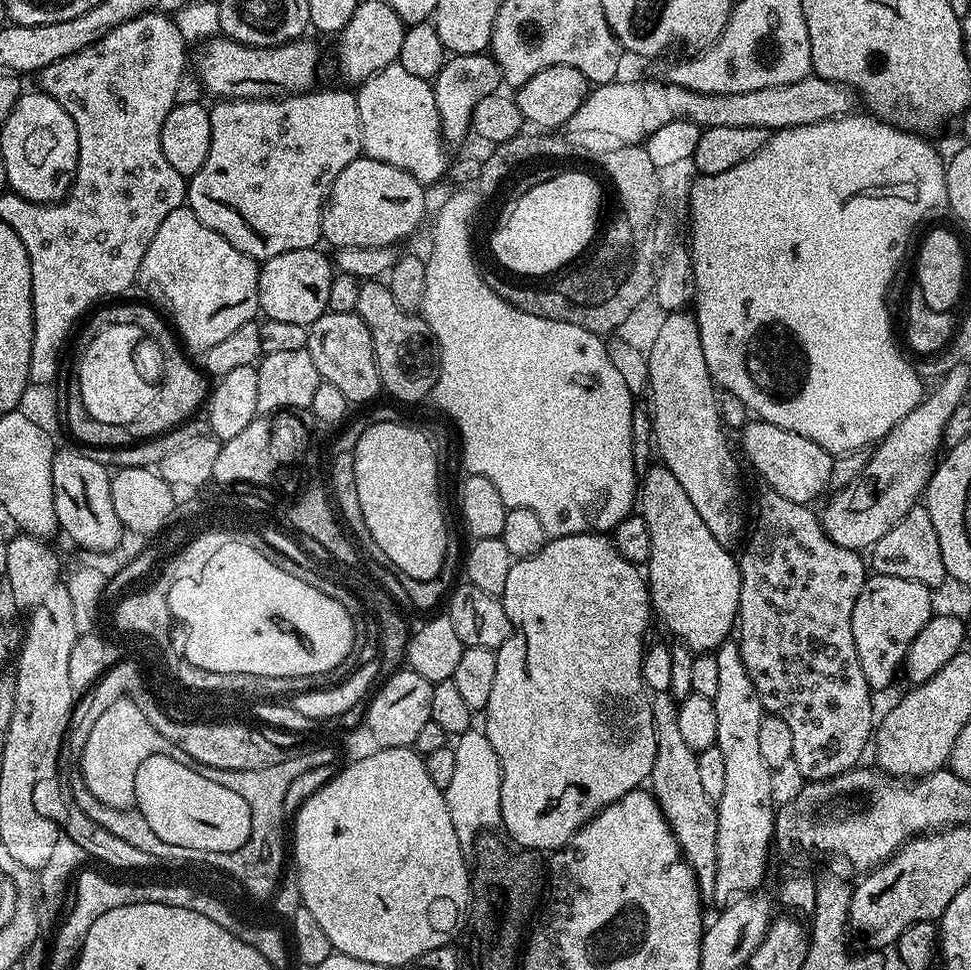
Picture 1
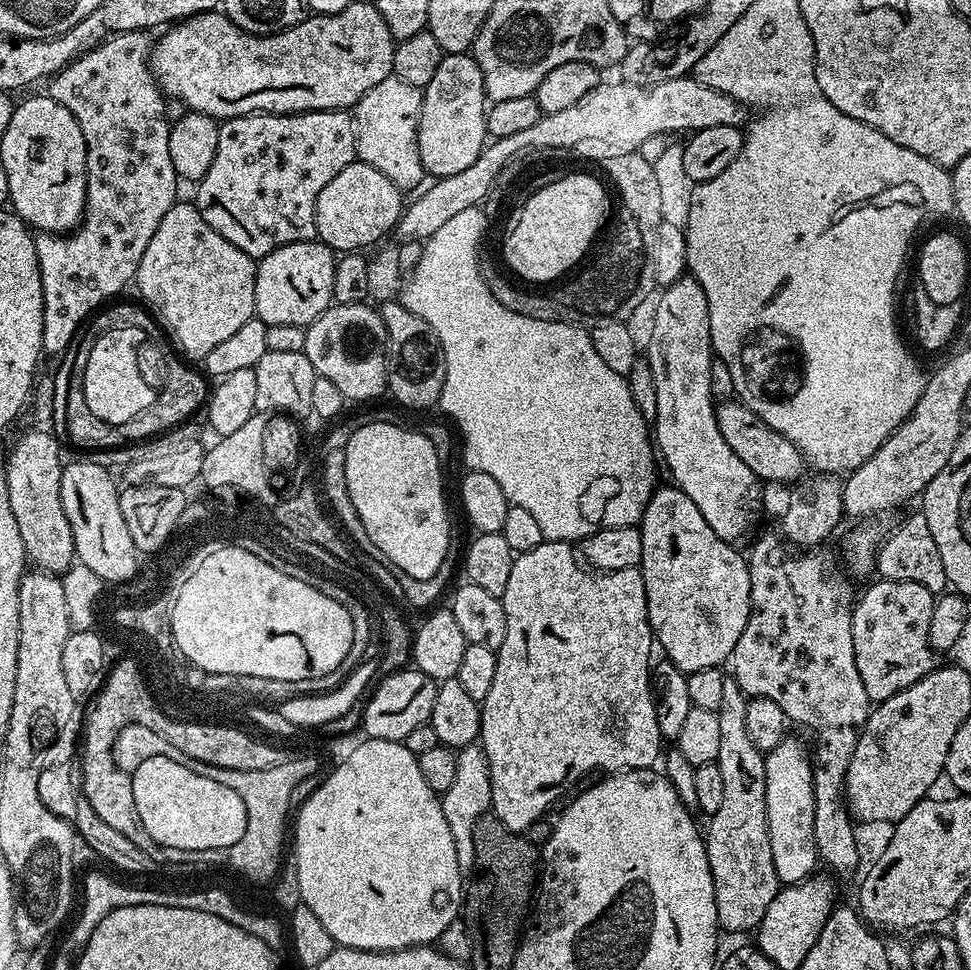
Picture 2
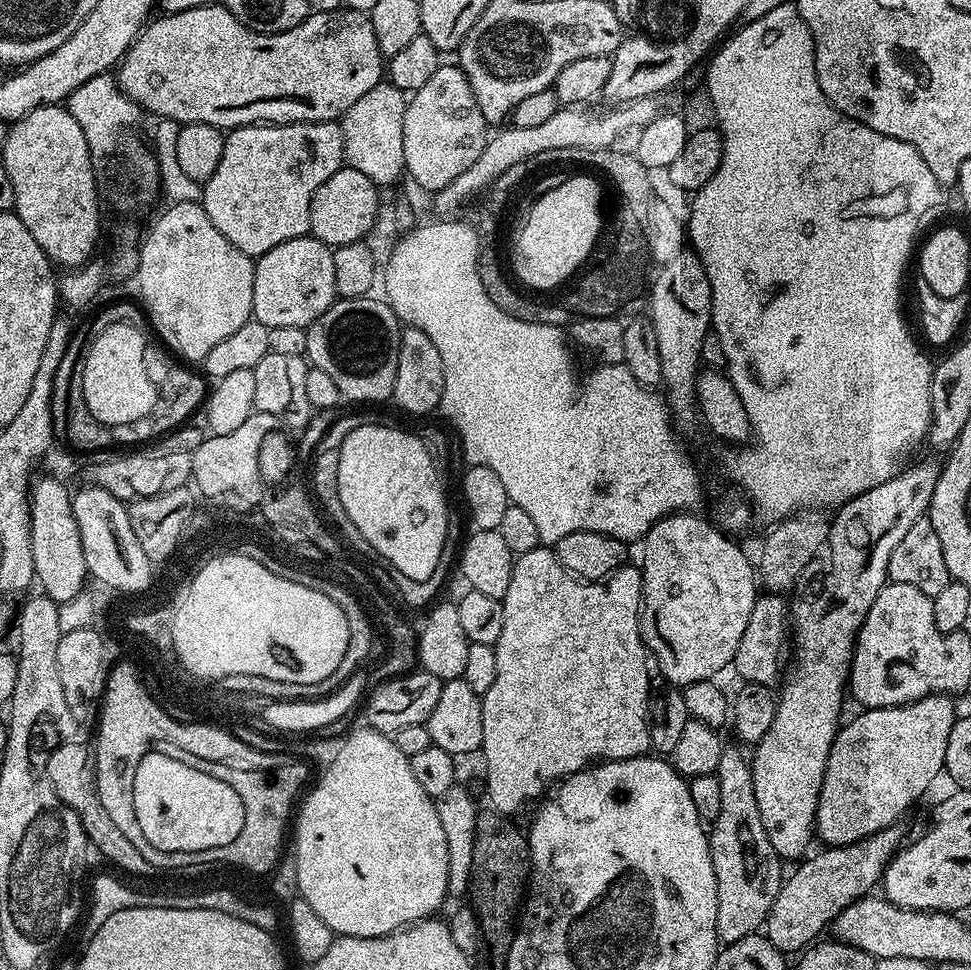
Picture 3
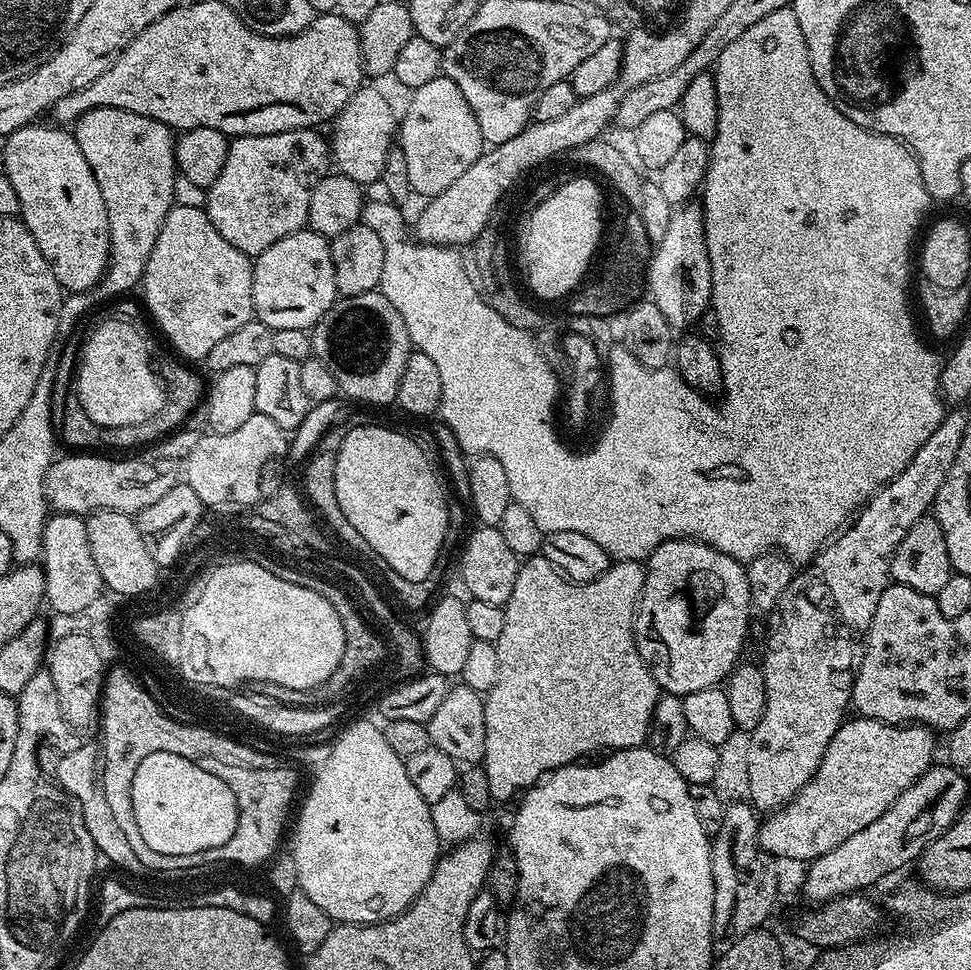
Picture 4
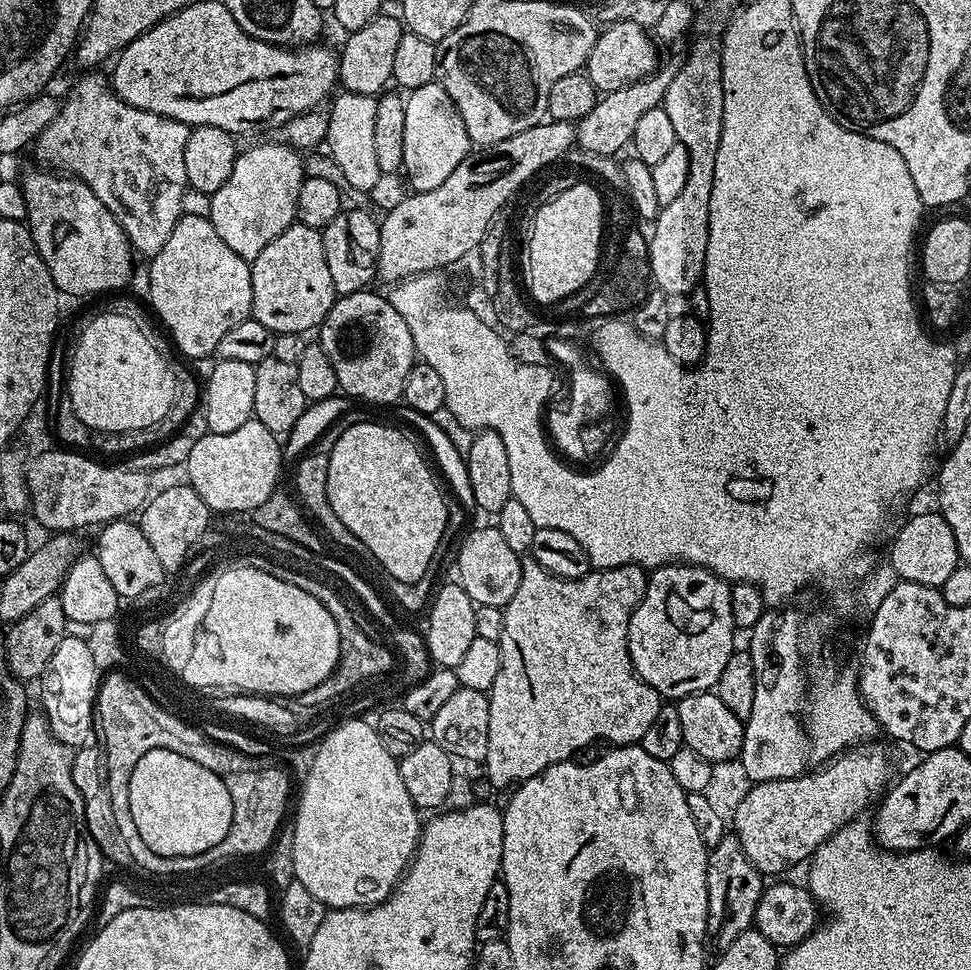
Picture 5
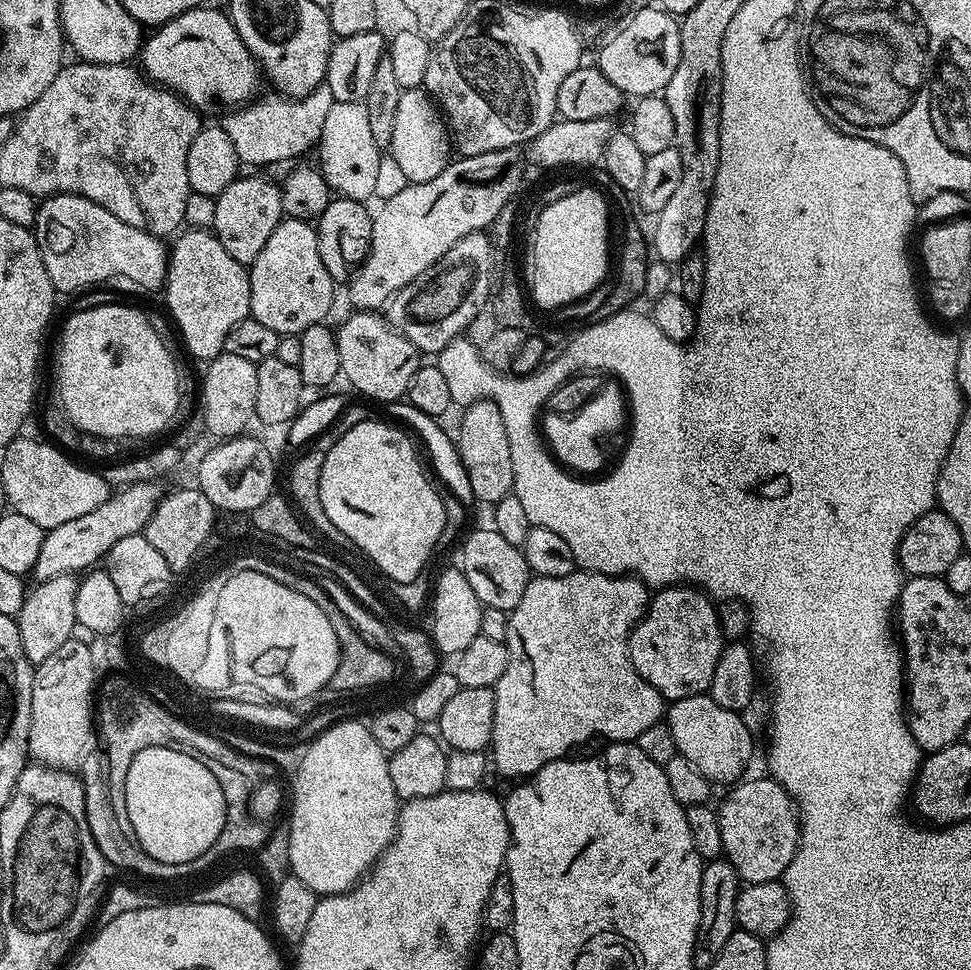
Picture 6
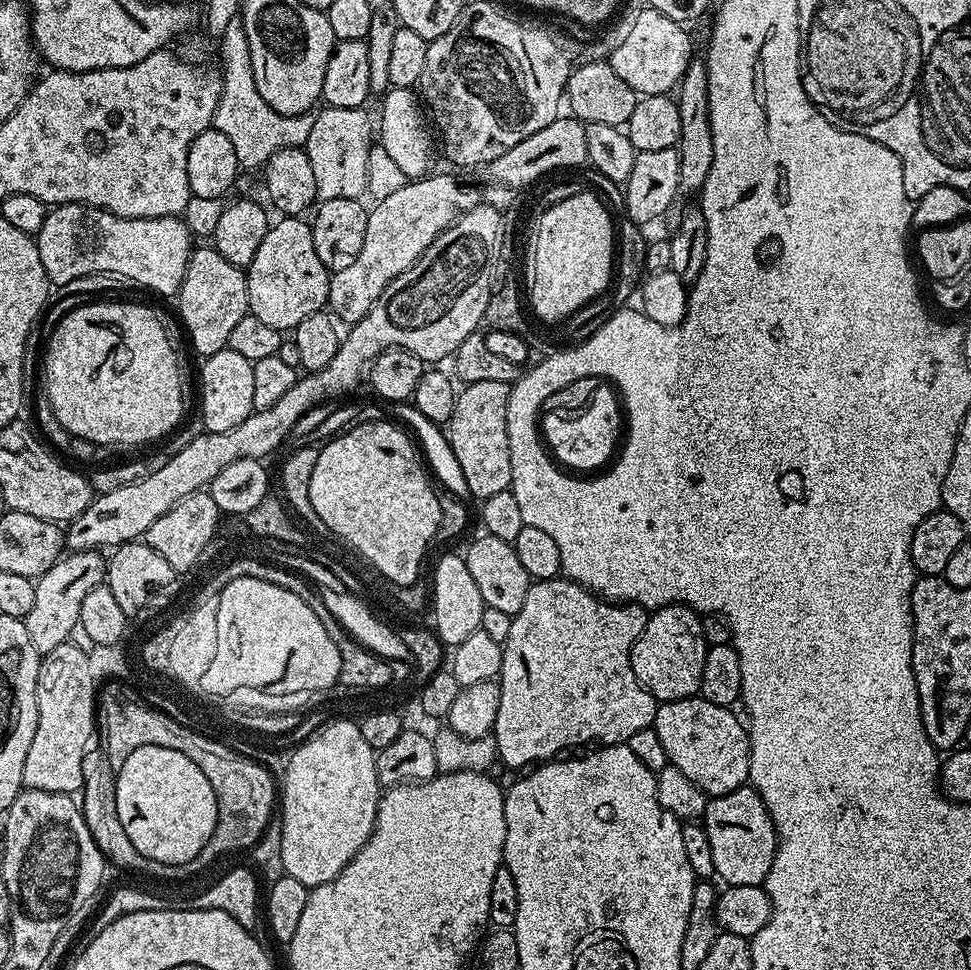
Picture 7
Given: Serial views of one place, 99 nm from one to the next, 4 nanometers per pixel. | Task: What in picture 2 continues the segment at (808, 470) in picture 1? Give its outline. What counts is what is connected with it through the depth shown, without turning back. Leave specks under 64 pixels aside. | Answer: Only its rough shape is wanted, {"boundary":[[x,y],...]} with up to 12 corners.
{"boundary":[[739,402],[715,407],[718,430],[761,482],[806,469],[794,442]]}

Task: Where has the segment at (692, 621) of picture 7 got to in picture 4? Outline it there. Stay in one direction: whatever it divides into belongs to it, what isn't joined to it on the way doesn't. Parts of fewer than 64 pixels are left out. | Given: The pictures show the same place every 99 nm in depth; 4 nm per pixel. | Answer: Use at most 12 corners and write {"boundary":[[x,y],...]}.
{"boundary":[[701,540],[646,561],[636,649],[665,693],[727,681],[752,611]]}

